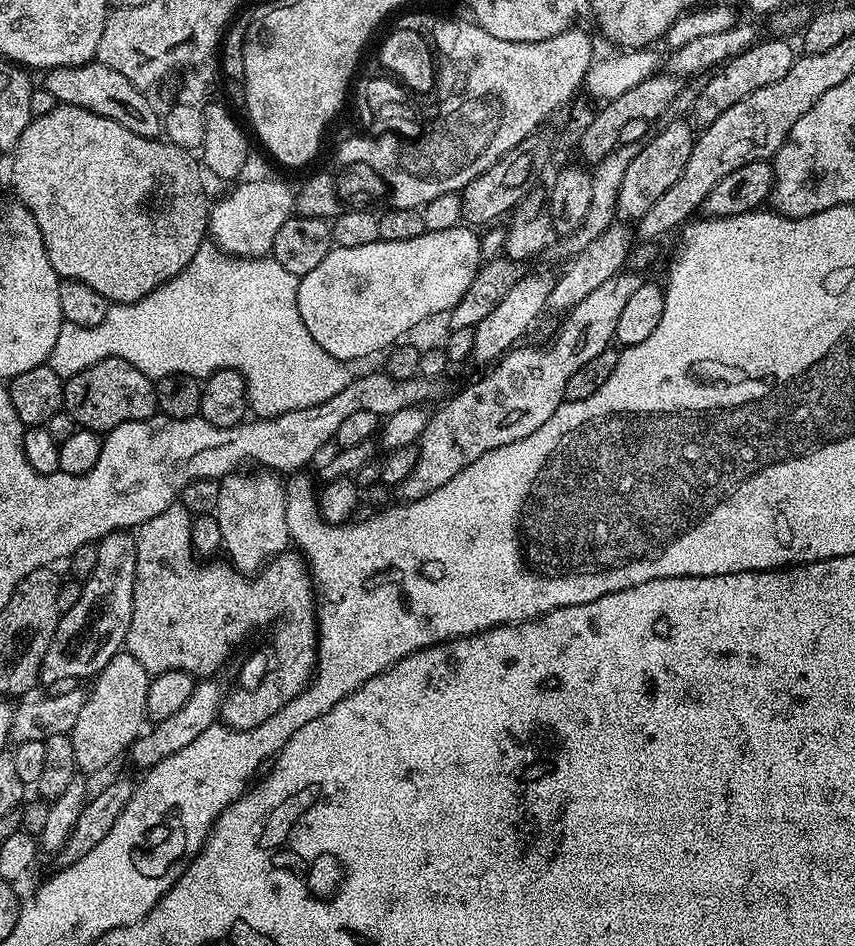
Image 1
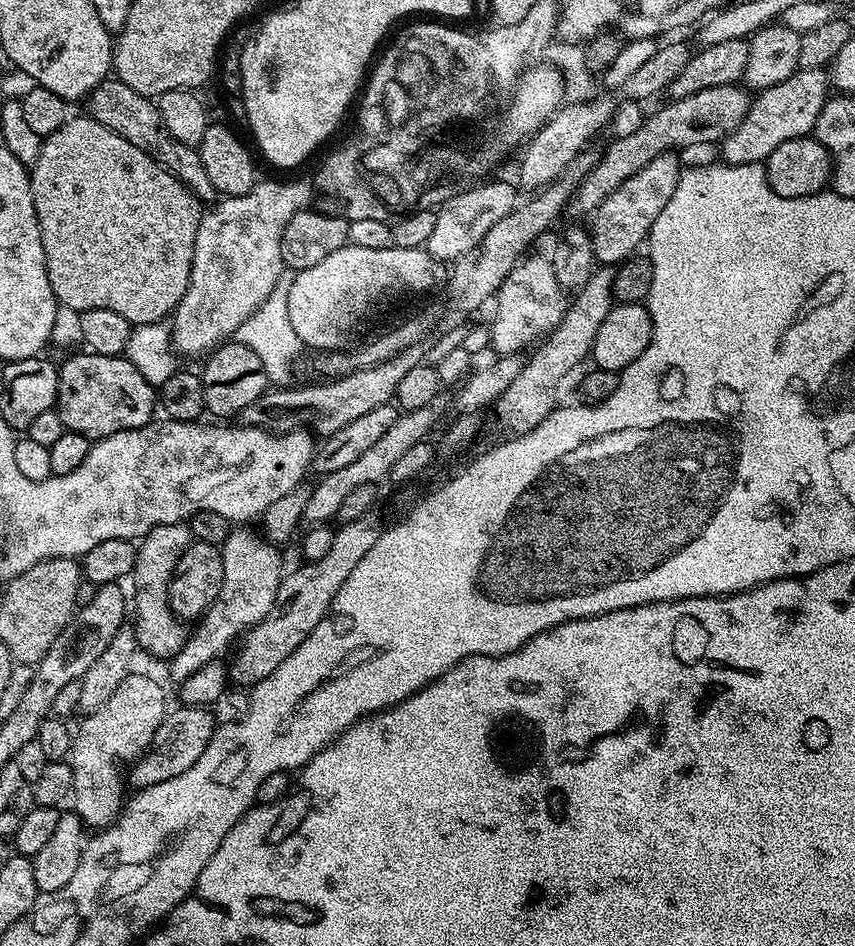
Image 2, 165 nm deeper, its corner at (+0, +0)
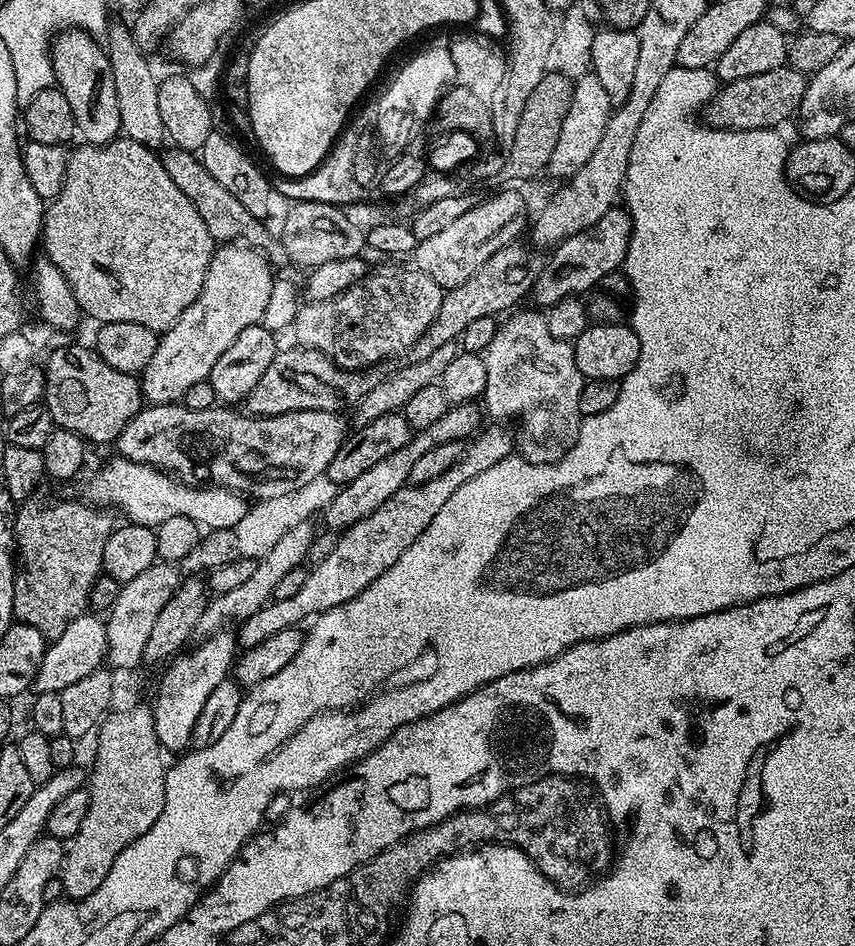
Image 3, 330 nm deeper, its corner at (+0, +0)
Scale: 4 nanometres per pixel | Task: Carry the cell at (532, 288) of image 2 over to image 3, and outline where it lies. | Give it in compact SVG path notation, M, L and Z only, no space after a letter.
M516 310L507 317L508 320L499 325L493 341L482 353L486 362L486 390L482 397L482 408L493 416L496 422L512 422L516 420L518 429L518 452L532 464L552 464L560 460L578 438L581 414L578 398L582 398L584 376L578 370L578 362L574 362L574 350L567 340L554 338L550 334L550 326L546 326L546 315L543 311L520 312Z

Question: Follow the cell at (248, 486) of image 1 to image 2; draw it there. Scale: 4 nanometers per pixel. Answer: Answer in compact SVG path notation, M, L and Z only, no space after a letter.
M233 527L220 548L224 569L221 592L199 618L195 625L197 628L191 629L182 650L178 650L178 654L171 657L169 664L172 665L169 666L168 672L176 682L190 678L190 674L202 670L202 666L206 666L211 660L221 659L223 652L232 643L235 645L249 628L253 628L255 624L262 622L262 618L266 618L266 614L270 614L270 606L274 606L278 586L286 575L286 567L284 568L284 560L280 557L281 549L271 540L264 539L263 535L253 528Z

